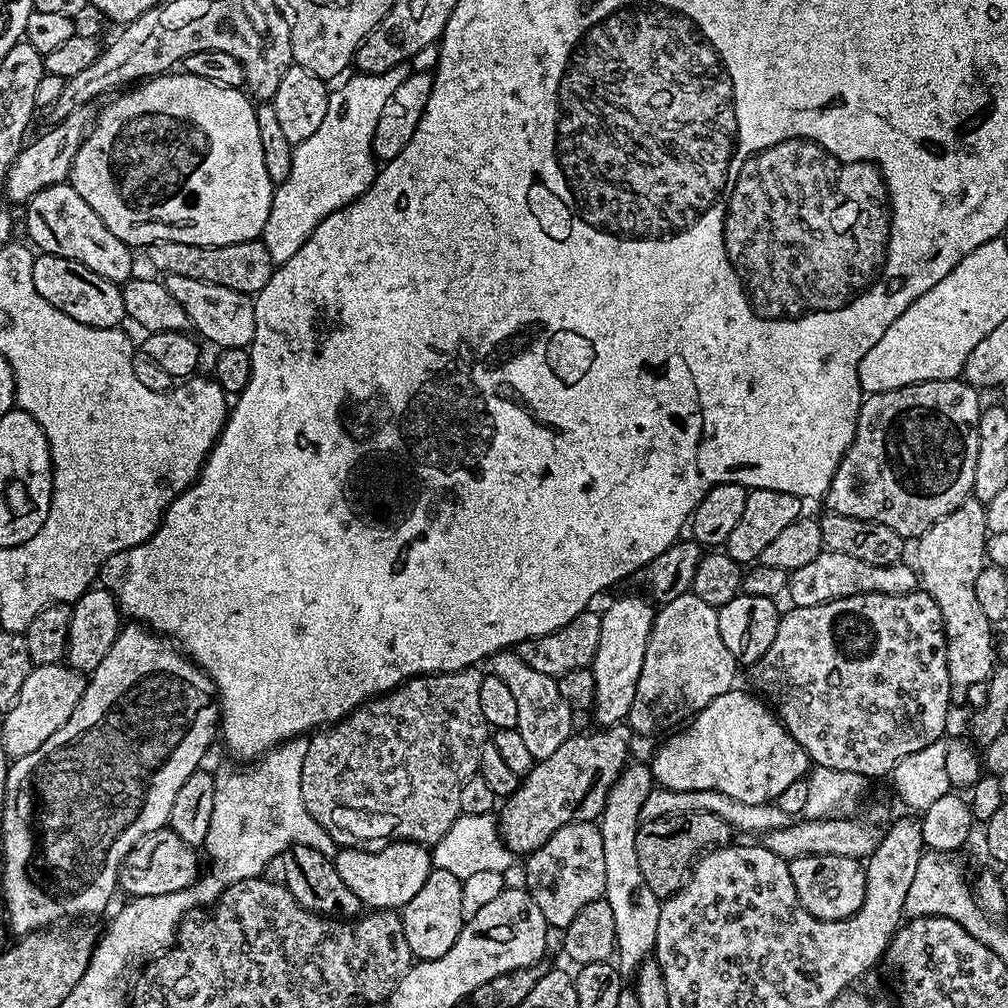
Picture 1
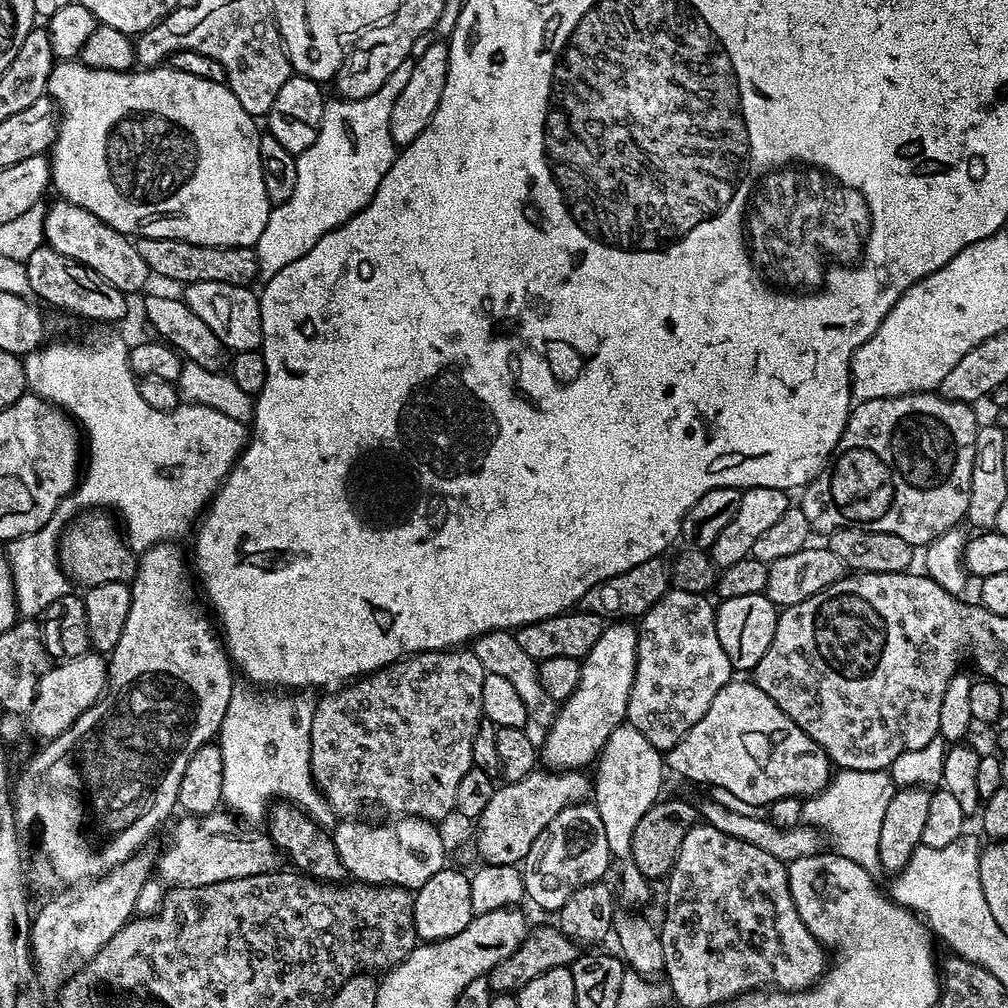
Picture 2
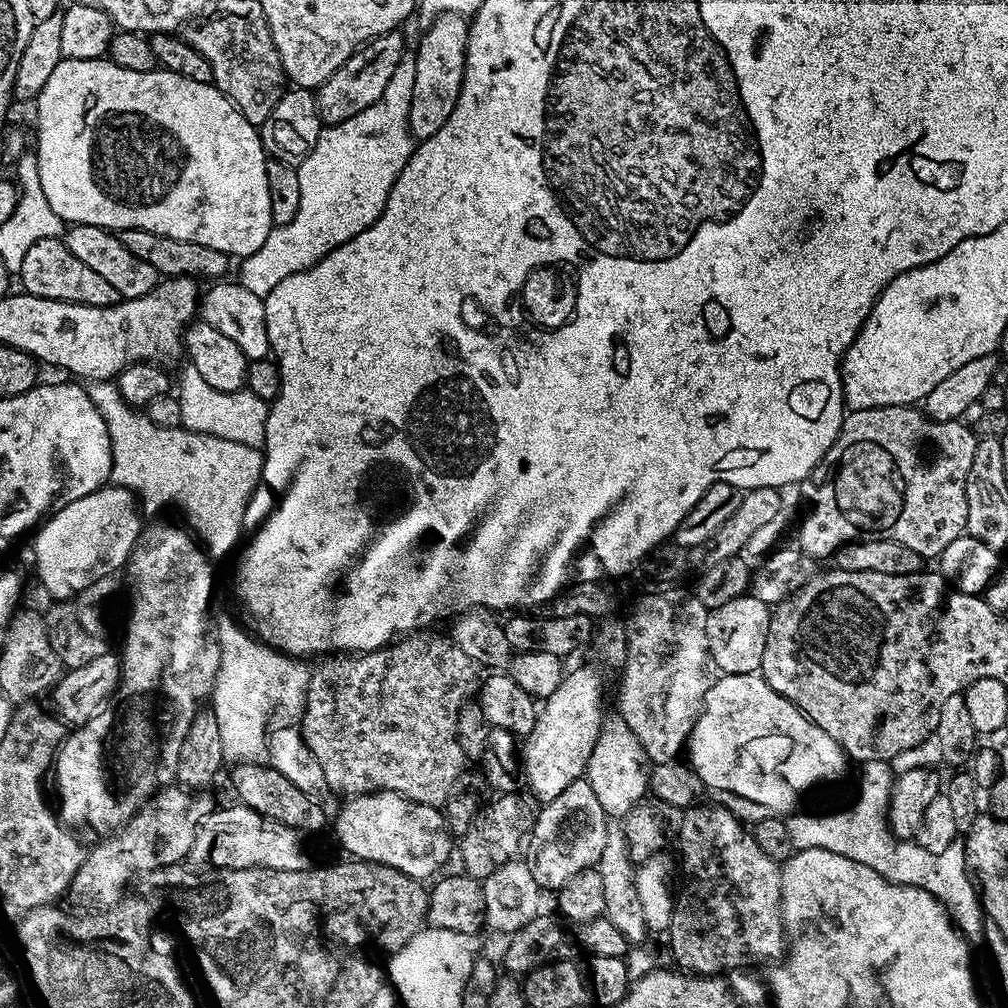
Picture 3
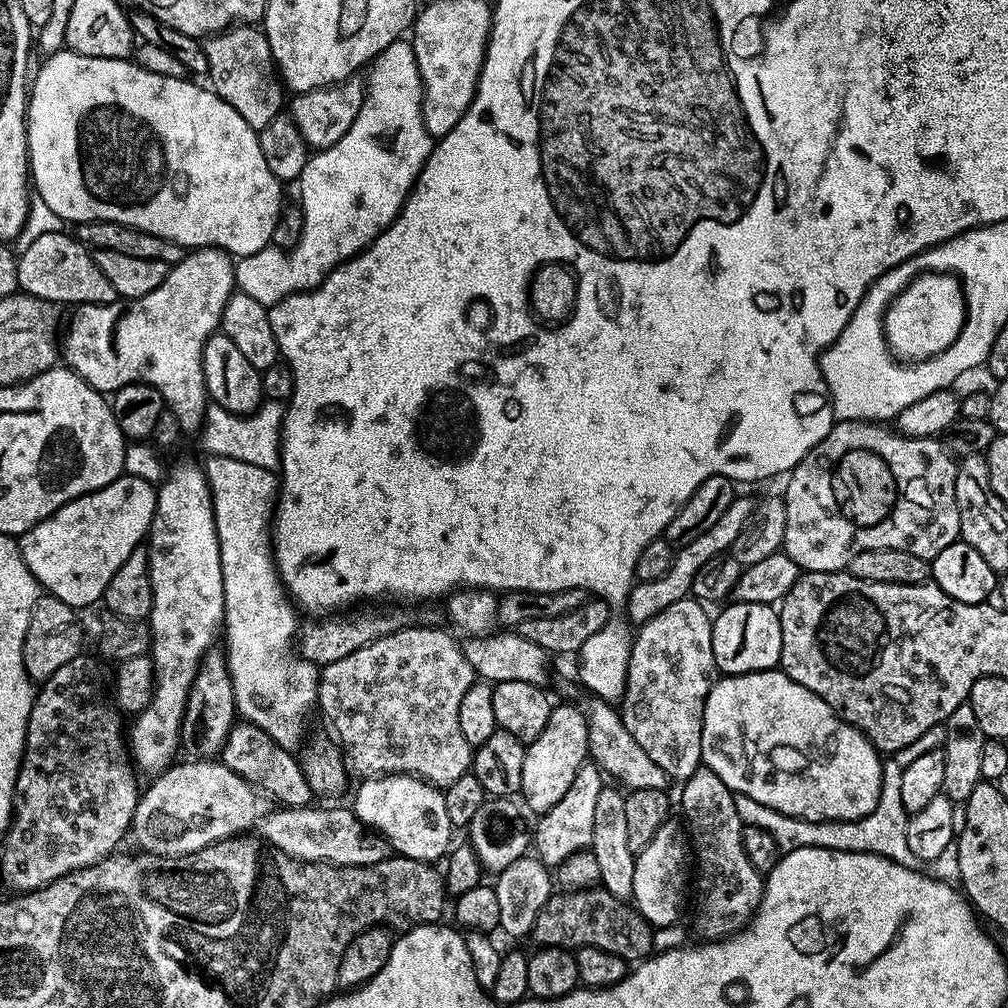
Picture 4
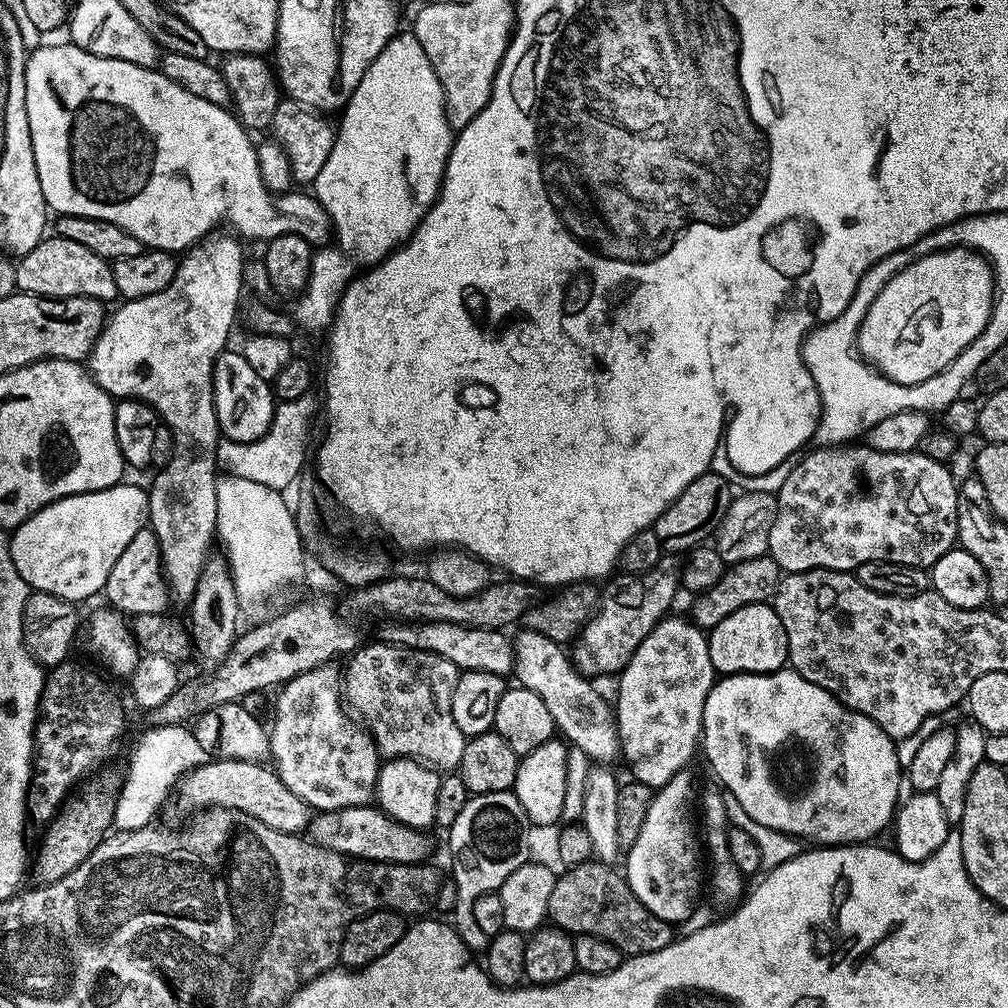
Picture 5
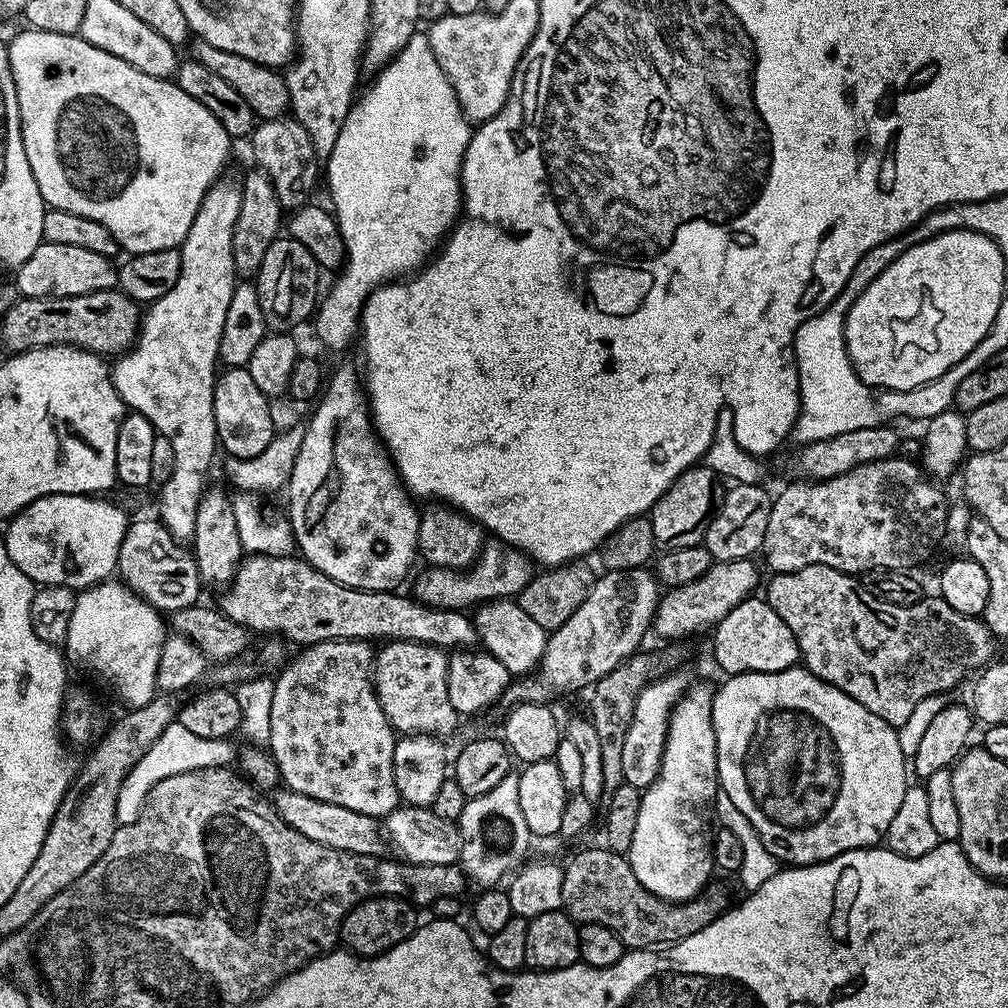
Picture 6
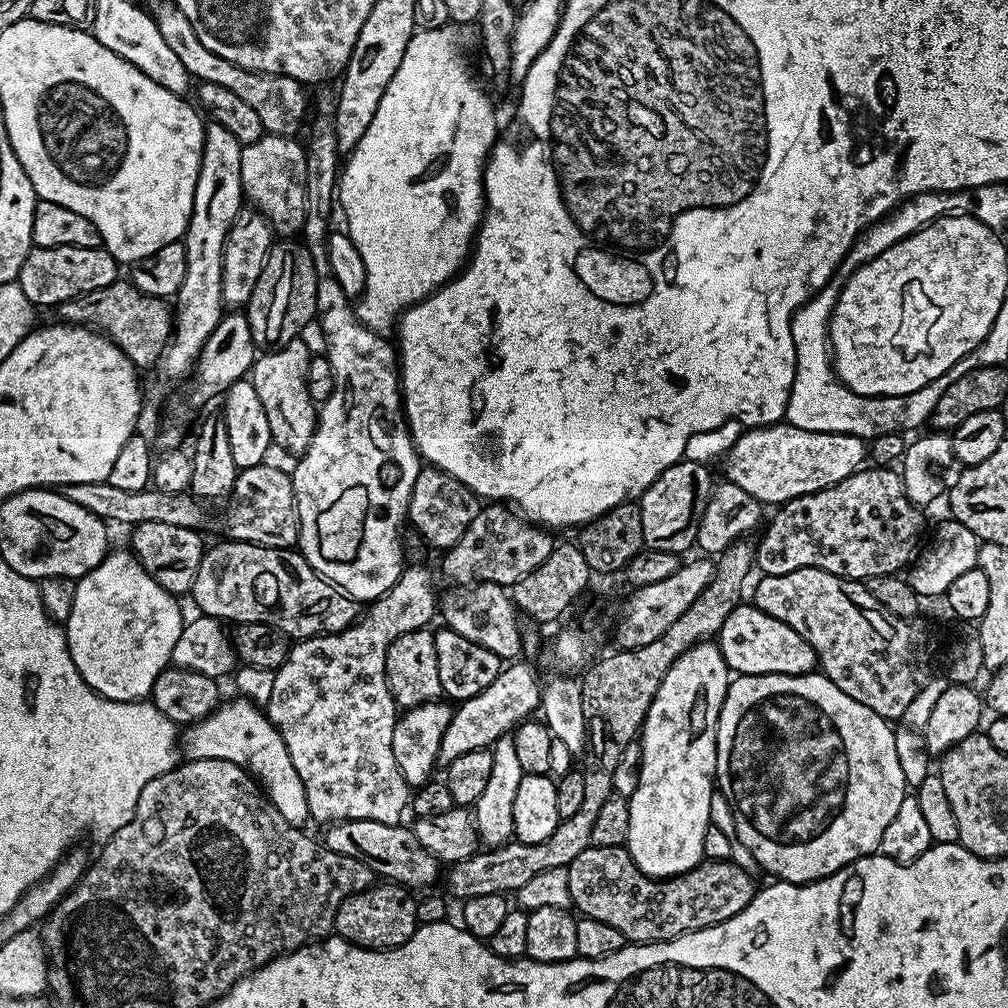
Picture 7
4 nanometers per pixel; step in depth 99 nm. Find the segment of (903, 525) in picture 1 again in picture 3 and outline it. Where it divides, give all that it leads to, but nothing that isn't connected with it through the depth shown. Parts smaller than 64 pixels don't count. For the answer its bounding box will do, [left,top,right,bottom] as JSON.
[799,404,978,562]

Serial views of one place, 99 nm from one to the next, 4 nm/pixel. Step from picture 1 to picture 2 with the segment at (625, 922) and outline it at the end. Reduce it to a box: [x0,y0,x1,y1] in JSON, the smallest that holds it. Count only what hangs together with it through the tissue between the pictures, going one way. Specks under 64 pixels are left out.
[592,723,666,909]

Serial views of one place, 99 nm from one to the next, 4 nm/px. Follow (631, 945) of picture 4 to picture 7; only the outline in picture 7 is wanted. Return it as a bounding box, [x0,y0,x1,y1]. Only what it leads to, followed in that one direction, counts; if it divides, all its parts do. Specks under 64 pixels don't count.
[568,846,758,944]

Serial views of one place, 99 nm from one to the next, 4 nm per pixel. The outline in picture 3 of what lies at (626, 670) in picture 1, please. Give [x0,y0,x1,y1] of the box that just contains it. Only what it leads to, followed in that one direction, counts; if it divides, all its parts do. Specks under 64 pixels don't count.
[522,668,605,801]

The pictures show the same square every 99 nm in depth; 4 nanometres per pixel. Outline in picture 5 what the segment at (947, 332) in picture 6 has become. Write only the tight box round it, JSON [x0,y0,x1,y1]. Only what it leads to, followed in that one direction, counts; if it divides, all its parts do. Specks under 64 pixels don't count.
[855,248,994,384]

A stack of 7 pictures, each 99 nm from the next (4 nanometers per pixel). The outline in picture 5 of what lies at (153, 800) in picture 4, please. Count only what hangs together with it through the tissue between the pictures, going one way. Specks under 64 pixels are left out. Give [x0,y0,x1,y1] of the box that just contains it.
[179,760,314,834]

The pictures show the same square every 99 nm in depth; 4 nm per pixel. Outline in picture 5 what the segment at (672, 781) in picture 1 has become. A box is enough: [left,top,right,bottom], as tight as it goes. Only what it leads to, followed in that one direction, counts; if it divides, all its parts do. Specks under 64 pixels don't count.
[702,670,902,846]

